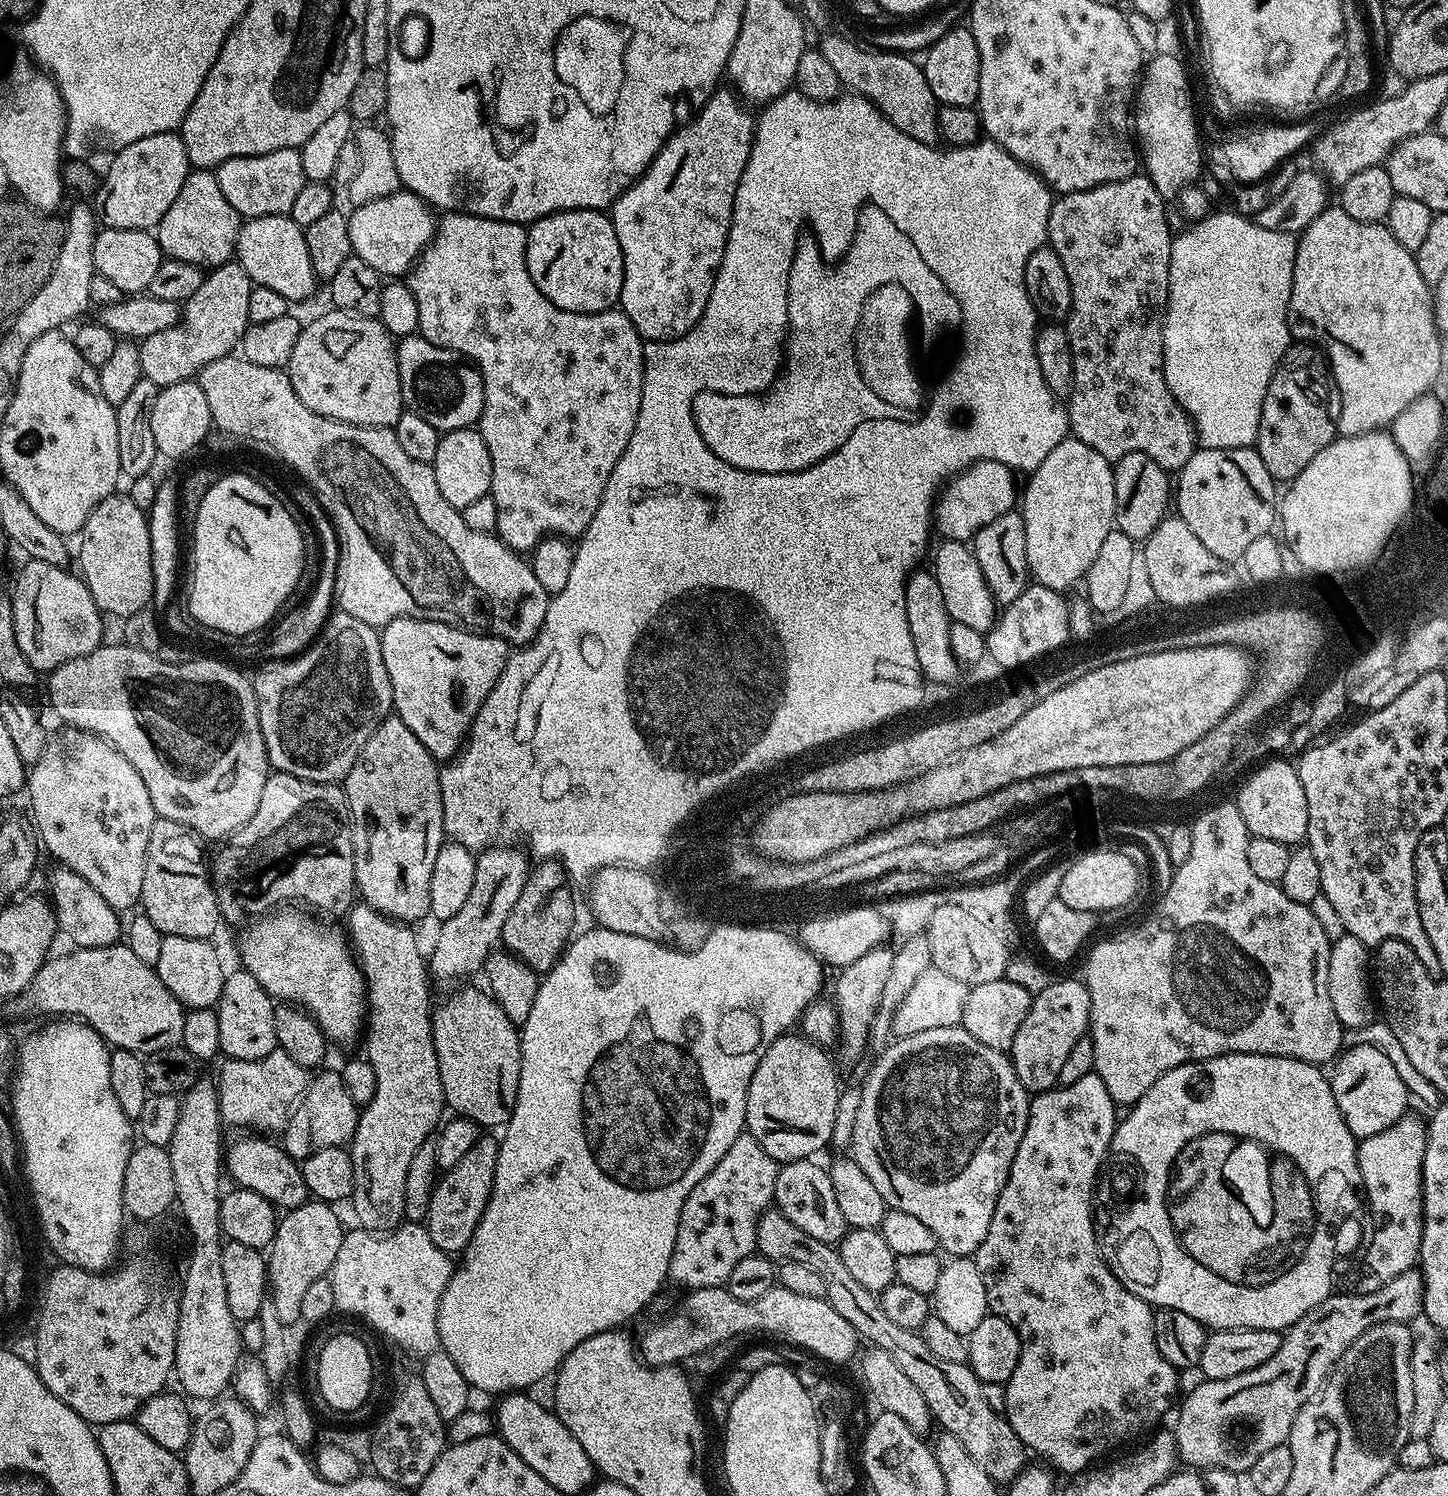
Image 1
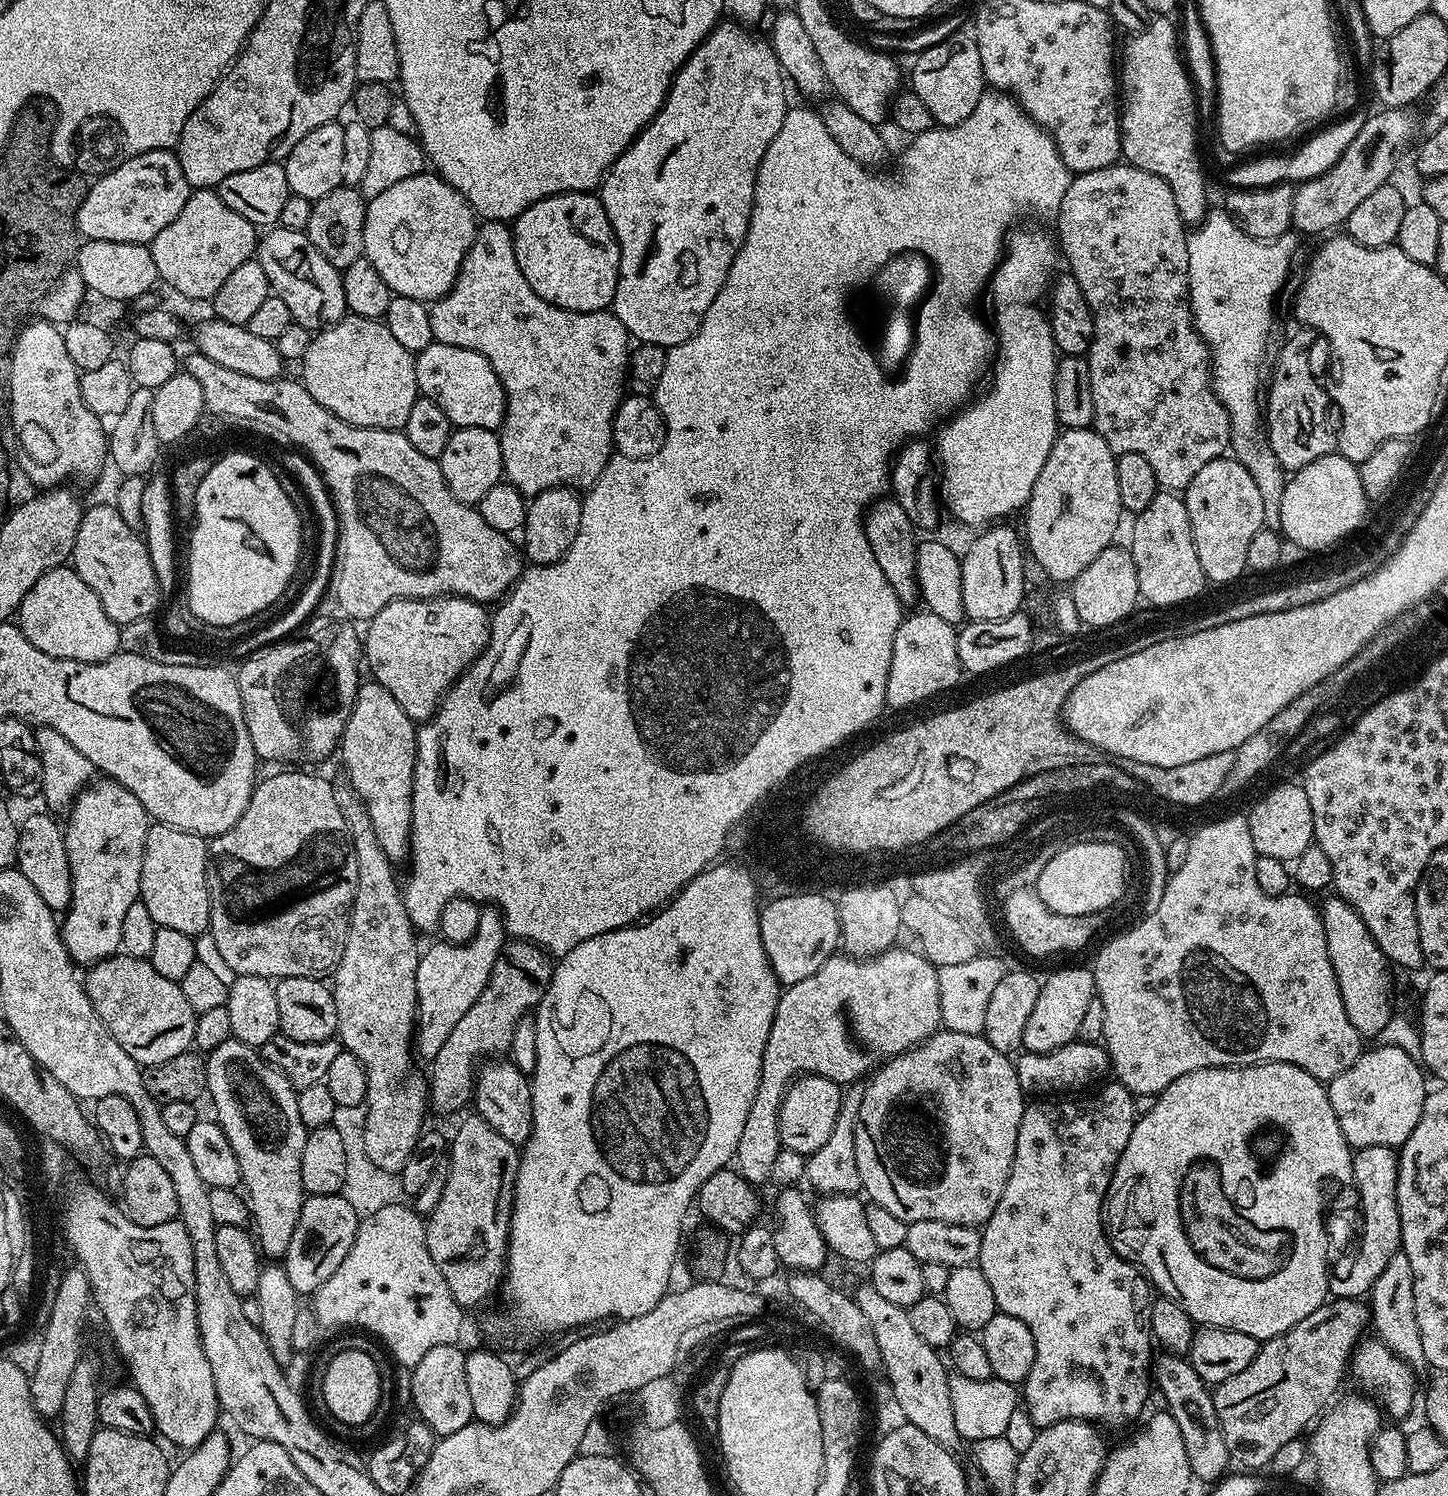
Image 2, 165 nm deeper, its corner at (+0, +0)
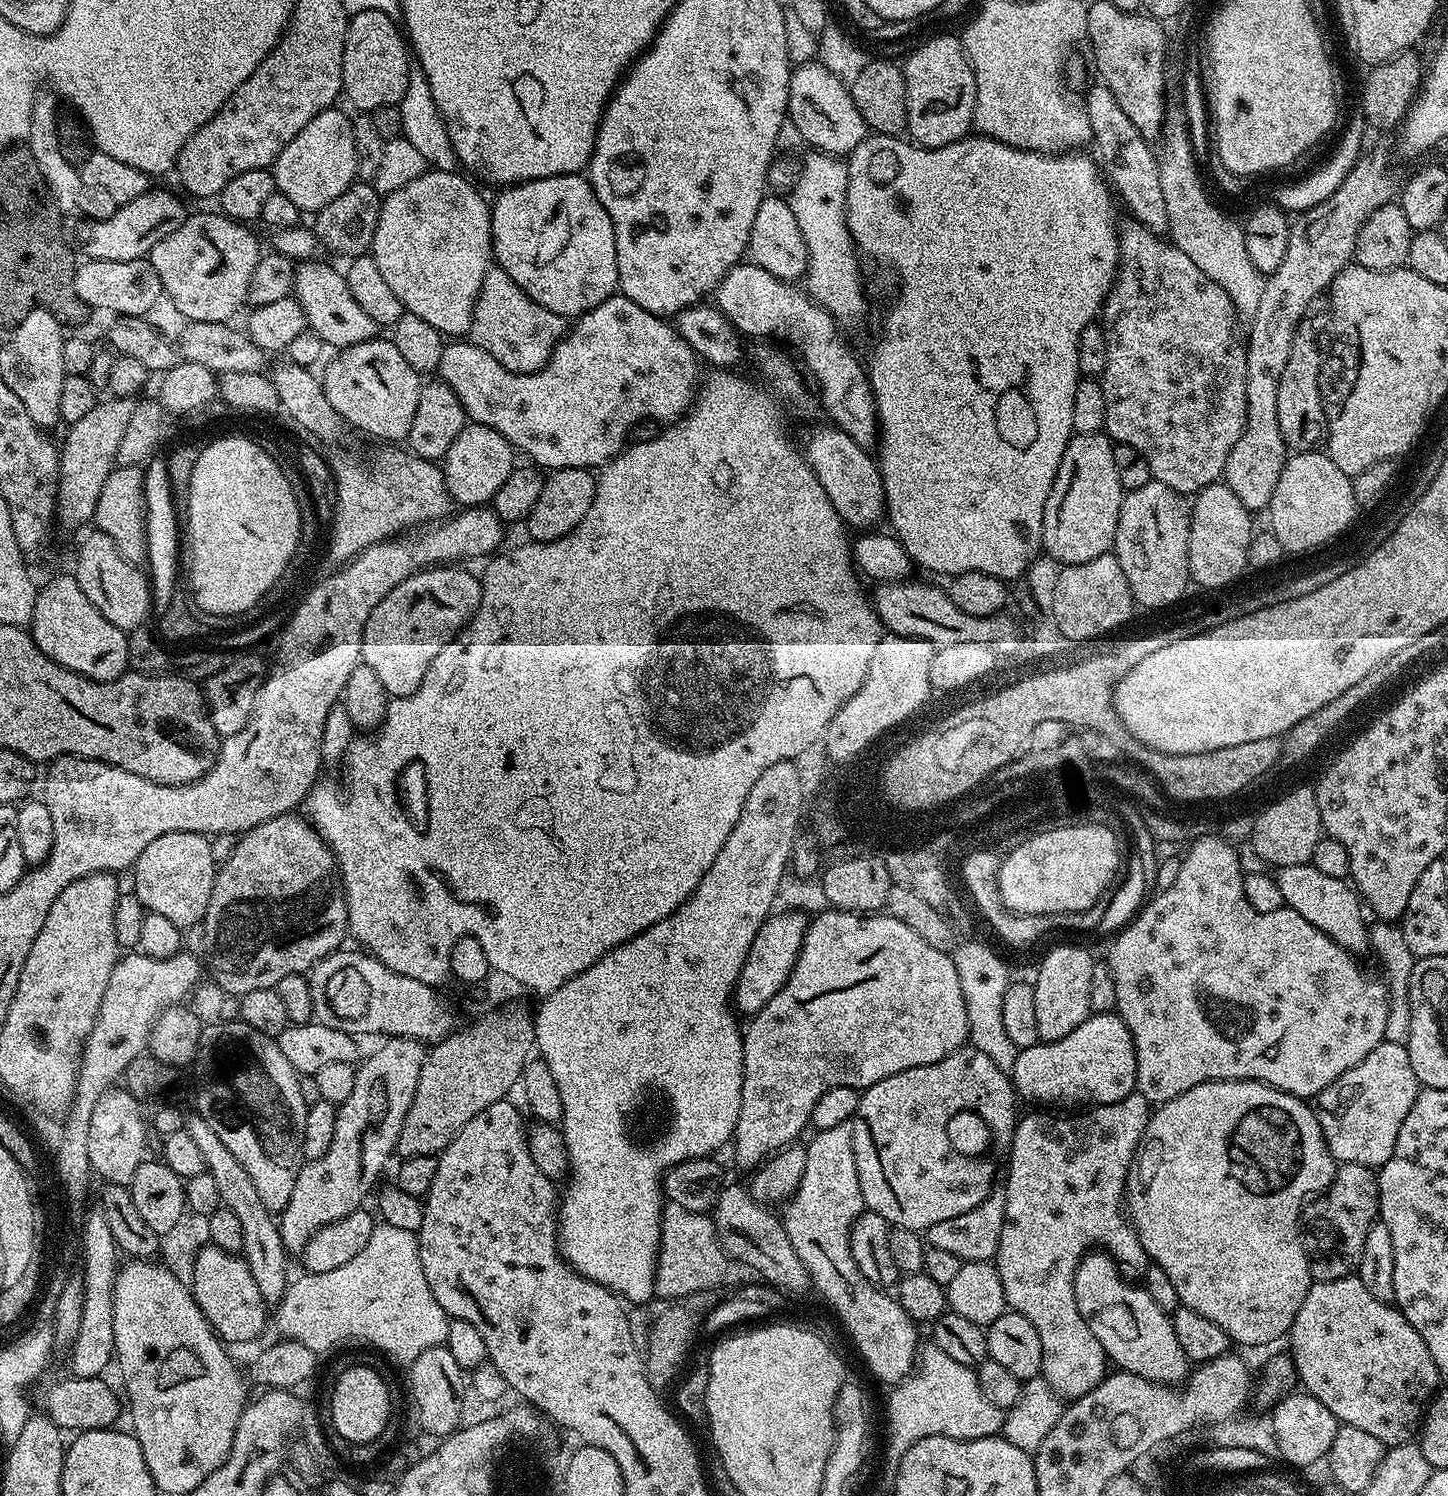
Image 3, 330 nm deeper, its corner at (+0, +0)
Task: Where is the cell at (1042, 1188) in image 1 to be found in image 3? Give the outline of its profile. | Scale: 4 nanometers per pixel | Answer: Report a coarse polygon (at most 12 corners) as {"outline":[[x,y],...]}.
{"outline":[[1133,1090],[1017,1119],[994,1257],[1068,1402],[1110,1368],[1074,1298],[1100,1249],[1150,1263],[1122,1211]]}

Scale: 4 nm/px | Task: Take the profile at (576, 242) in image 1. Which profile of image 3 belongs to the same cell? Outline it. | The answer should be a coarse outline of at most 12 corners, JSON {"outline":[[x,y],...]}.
{"outline":[[583,175],[505,187],[494,260],[579,318],[617,291],[612,219]]}

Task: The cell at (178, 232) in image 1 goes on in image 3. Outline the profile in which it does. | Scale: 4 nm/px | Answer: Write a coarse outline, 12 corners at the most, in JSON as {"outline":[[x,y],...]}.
{"outline":[[190,214],[152,247],[191,322],[245,307],[262,247],[241,221]]}

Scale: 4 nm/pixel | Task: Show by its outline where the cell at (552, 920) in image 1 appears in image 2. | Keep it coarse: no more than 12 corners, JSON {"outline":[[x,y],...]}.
{"outline":[[509,939],[486,990],[431,1060],[431,1111],[469,1107],[482,1062],[507,1053],[554,960]]}

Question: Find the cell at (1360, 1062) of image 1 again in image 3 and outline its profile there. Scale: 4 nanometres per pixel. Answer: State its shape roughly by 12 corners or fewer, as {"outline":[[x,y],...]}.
{"outline":[[1379,1044],[1315,1097],[1333,1157],[1394,1154],[1418,1081],[1407,1047]]}

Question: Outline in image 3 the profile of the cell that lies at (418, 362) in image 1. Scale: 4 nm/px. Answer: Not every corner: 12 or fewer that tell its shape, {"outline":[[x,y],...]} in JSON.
{"outline":[[613,294],[538,372],[448,342],[471,423],[541,470],[599,469],[679,421],[696,353]]}

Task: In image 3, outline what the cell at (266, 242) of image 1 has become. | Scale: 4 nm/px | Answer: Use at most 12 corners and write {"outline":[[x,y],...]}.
{"outline":[[297,263],[294,298],[332,350],[375,340],[341,269]]}

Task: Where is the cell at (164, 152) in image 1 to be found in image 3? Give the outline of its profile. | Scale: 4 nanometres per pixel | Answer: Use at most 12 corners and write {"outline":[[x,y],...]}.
{"outline":[[143,192],[85,223],[79,255],[139,260],[188,215],[178,197]]}

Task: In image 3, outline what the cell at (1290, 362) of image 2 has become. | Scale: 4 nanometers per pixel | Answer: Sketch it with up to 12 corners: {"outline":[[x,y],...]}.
{"outline":[[1323,299],[1298,322],[1278,382],[1285,445],[1307,452],[1330,427],[1316,345]]}

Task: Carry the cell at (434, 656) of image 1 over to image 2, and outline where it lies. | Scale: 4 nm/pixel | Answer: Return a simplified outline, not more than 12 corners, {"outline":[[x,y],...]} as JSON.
{"outline":[[465,596],[401,598],[367,621],[371,679],[435,717],[488,647]]}

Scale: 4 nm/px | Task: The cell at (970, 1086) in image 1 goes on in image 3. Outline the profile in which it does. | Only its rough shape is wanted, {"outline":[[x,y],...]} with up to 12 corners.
{"outline":[[959,1048],[863,1089],[865,1209],[918,1233],[994,1190],[946,1126],[978,1112],[1011,1145],[1018,1093]]}

